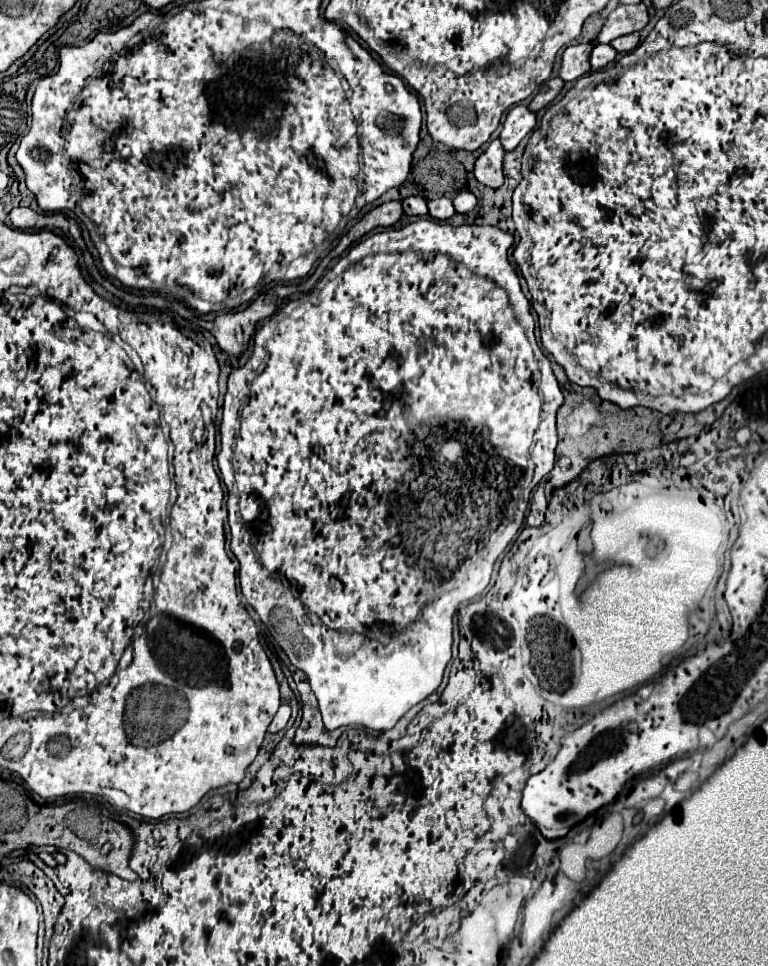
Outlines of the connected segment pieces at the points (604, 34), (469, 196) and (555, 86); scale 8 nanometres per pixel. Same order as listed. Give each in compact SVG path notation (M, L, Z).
M645 3L619 5L603 25L597 43L611 43L615 37L641 31L649 23L649 9Z
M463 191L463 193L459 193L459 195L453 199L453 205L455 205L455 211L457 211L457 213L469 213L471 209L475 209L477 197L475 197L471 191Z
M553 77L553 79L549 79L547 83L543 83L541 89L539 89L539 93L535 95L535 99L529 103L529 109L541 111L541 109L545 109L547 105L551 105L551 103L555 101L555 97L561 93L563 85L565 85L565 81L563 81L561 77Z

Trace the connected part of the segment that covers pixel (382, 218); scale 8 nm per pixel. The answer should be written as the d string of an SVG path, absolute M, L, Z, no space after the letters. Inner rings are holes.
M387 201L387 203L379 205L379 207L375 207L375 209L369 211L359 223L355 223L355 225L349 229L349 233L347 233L347 235L341 239L341 243L329 253L329 257L333 259L333 257L341 255L345 249L351 247L351 243L359 241L363 235L367 235L367 233L373 231L375 227L391 227L391 225L395 225L395 223L401 219L401 215L403 215L403 207L401 207L399 201Z

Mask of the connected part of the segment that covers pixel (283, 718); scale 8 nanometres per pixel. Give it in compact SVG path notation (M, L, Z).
M281 705L279 711L277 711L277 715L275 715L275 719L273 719L273 723L271 723L271 731L277 733L277 731L285 729L289 717L291 717L291 707L289 705Z

